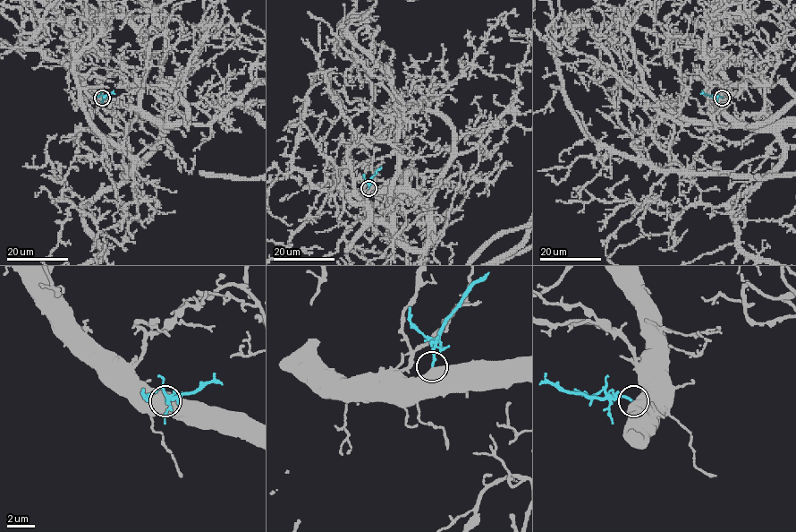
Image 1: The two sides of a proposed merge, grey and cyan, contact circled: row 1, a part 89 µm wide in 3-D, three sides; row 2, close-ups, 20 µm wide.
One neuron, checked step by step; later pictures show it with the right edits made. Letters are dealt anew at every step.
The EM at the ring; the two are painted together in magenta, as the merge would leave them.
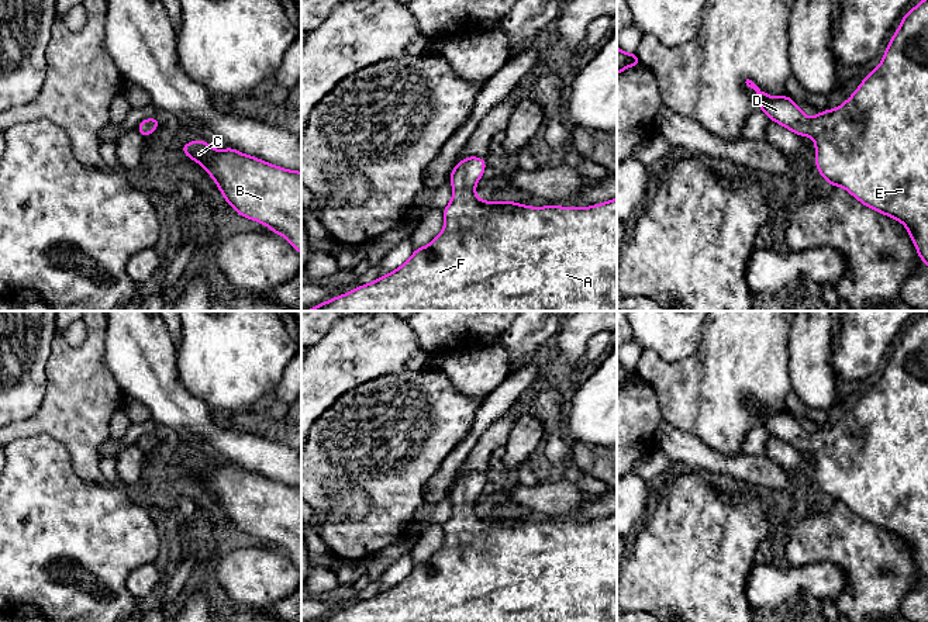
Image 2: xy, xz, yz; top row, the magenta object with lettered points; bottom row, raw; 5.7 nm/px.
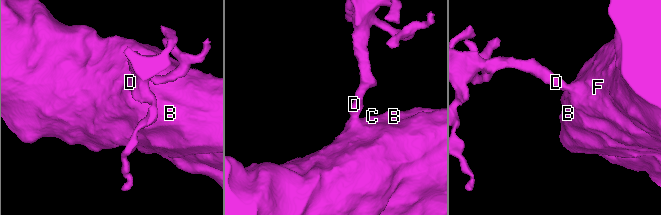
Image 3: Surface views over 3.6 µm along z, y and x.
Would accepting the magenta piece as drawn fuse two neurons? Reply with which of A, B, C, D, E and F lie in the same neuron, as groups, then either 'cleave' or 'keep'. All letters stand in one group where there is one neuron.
A B C D E F | keep

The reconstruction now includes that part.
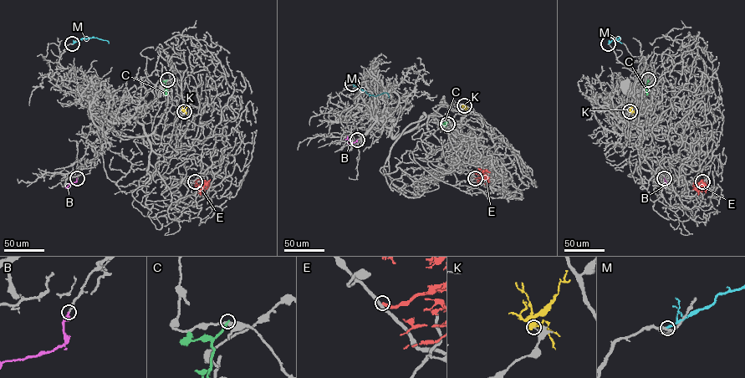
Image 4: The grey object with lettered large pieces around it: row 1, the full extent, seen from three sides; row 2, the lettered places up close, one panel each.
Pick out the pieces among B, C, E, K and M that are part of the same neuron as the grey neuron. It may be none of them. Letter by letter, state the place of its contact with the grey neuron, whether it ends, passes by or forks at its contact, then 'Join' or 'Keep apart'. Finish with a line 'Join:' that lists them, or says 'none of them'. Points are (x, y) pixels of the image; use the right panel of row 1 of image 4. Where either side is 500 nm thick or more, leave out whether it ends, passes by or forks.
B: Touches grey at (664, 178). It ends there. Join
C: Touches grey at (648, 79). It ends there. Keep apart
E: Touches grey at (702, 181). It ends there. Keep apart
K: Touches grey at (630, 111). Keep apart
M: Touches grey at (608, 43). It ends there. Keep apart
Join: B

